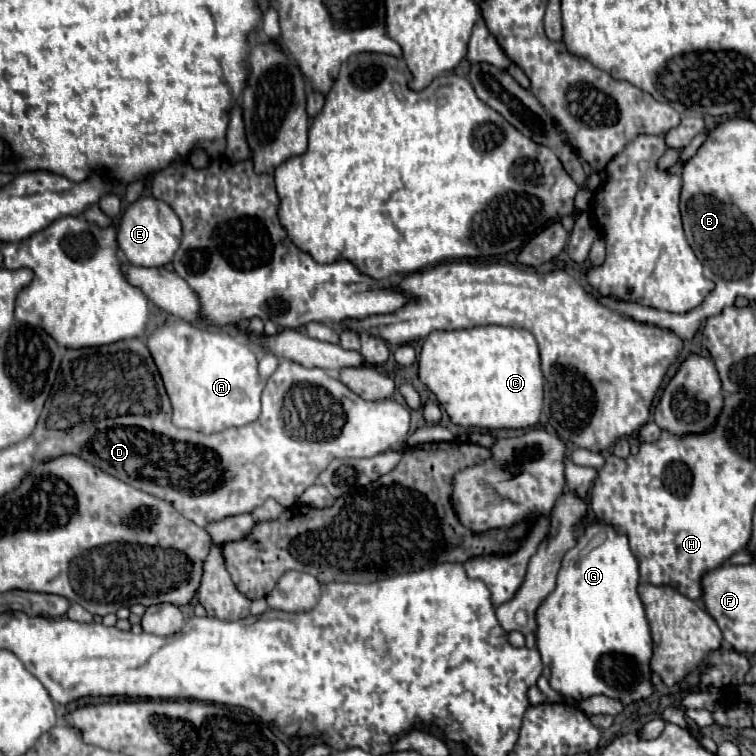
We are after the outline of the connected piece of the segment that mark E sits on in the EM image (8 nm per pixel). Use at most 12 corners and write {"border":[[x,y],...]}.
{"border":[[153,196],[127,206],[117,244],[137,266],[165,266],[177,214]]}

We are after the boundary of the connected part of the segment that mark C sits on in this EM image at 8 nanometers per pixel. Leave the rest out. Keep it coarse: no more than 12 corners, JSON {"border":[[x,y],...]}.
{"border":[[431,332],[419,380],[453,424],[539,422],[531,332]]}

